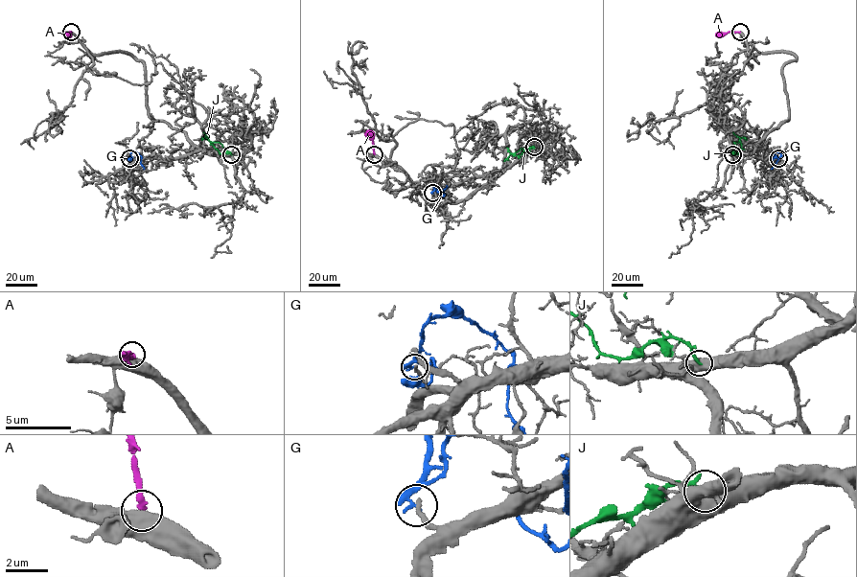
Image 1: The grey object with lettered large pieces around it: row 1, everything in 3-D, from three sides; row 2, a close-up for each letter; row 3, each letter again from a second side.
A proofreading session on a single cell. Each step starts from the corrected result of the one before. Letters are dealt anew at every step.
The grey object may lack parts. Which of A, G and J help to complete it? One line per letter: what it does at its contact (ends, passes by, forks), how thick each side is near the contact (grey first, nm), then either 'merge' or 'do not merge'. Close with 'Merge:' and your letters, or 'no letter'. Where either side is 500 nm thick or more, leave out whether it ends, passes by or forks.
A: calibres 600 and 240 nm; do not merge
G: it ends; calibres 260 and 320 nm; do not merge
J: calibres 600 and 260 nm; do not merge
Merge: no letter

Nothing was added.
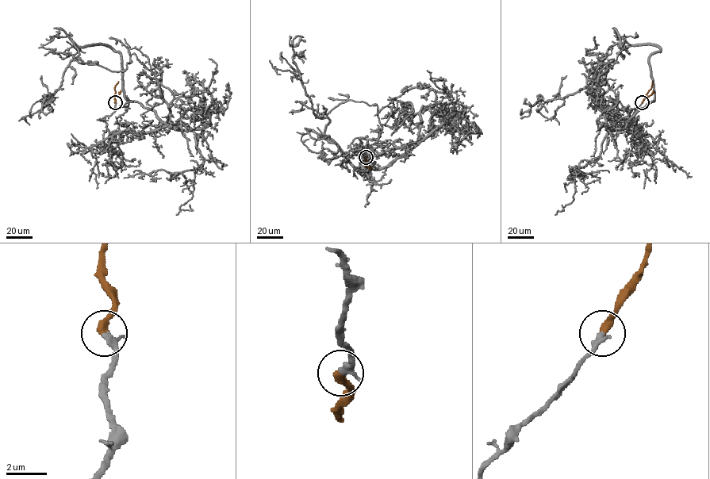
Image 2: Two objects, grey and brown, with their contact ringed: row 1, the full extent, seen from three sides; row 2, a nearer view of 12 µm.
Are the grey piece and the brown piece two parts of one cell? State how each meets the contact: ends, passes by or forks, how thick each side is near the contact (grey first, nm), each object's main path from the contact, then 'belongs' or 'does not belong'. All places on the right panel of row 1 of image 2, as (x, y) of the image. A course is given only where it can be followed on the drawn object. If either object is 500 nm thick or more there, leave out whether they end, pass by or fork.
grey ends; brown ends; calibres 340 and 400 nm; course grey (642, 102), (633, 132), (628, 120), (654, 100), (658, 47), (615, 43), (586, 70), (614, 62), (623, 38); course brown (642, 102), (652, 81); belongs

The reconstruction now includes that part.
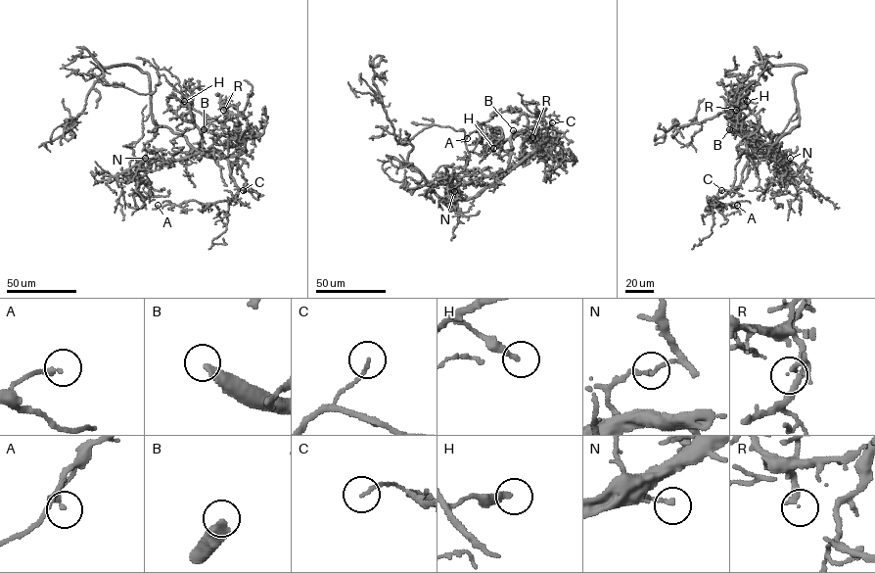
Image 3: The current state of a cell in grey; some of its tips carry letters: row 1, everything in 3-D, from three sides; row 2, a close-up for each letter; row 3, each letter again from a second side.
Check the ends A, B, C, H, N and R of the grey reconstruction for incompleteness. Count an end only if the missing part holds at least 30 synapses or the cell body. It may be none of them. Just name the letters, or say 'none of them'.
B, H

